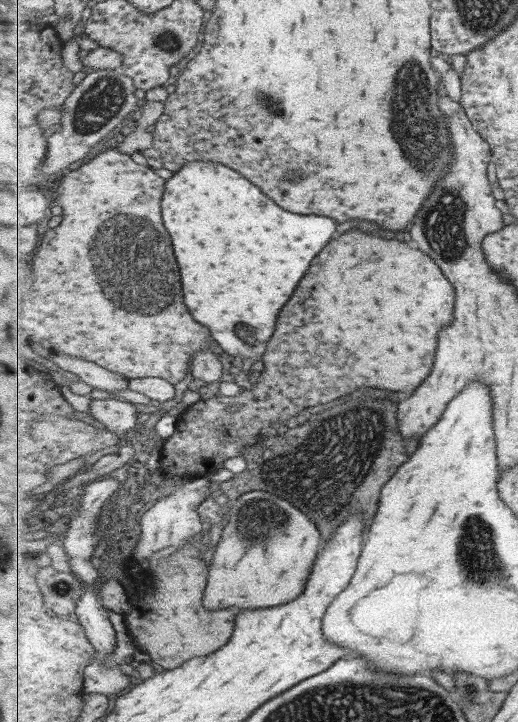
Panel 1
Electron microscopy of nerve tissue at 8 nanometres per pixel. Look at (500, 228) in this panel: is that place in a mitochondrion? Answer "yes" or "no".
no

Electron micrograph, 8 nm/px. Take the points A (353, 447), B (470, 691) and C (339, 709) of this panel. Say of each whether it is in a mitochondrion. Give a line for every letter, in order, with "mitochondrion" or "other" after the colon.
A: mitochondrion
B: mitochondrion
C: mitochondrion

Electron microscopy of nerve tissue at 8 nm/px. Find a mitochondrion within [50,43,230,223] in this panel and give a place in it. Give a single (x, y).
(103, 101)

